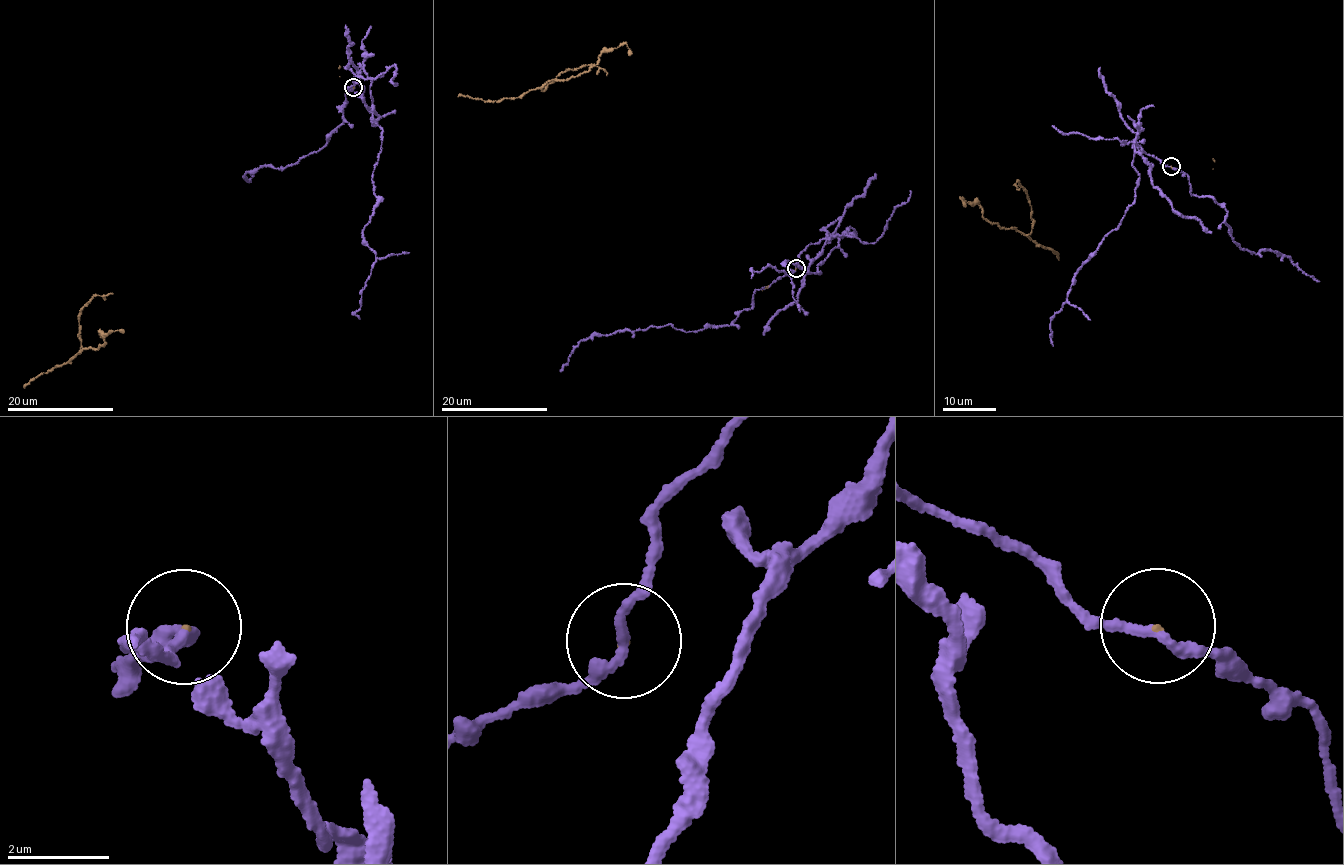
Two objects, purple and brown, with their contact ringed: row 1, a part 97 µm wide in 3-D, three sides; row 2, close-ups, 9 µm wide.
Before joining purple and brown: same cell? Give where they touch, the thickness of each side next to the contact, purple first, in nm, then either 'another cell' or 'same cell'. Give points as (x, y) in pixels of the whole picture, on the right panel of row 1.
(1171, 166) | 190/50 nm | another cell

